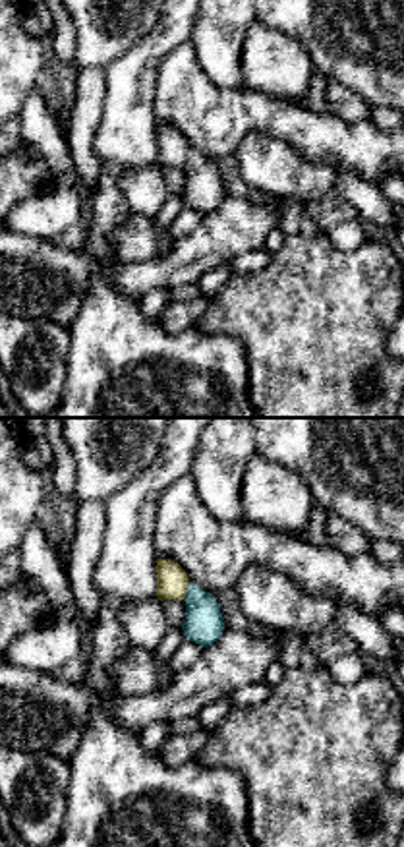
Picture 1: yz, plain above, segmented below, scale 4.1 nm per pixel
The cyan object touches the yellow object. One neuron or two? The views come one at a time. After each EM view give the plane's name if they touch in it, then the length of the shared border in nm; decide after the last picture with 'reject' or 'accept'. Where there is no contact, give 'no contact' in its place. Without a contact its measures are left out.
yz | 80 nm

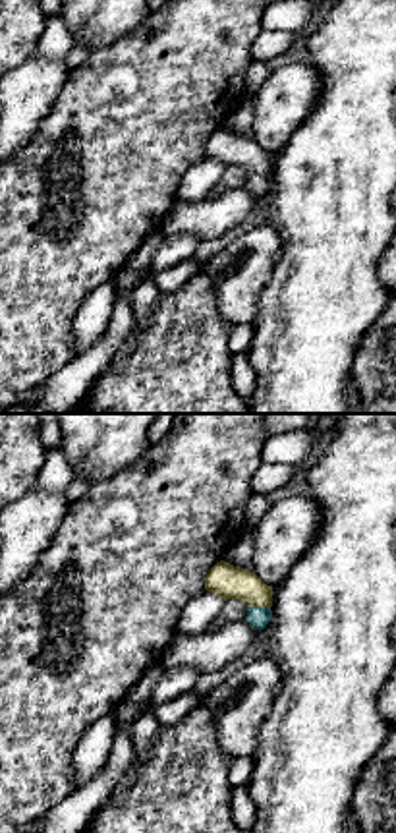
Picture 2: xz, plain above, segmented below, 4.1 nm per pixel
xz | 90 nm

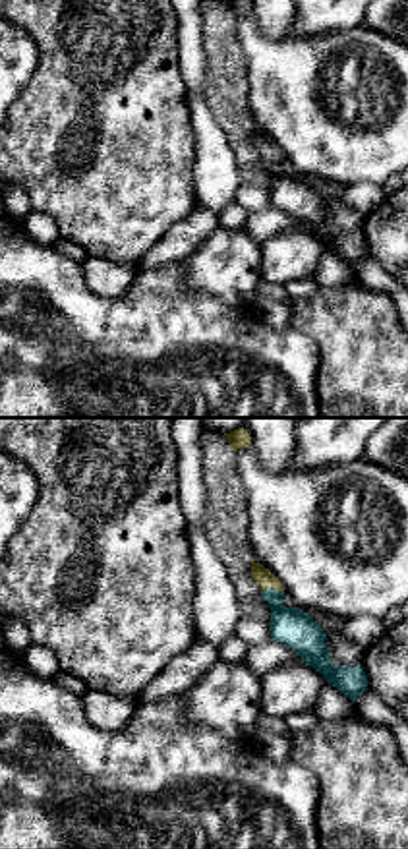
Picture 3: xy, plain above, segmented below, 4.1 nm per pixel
xy | 100 nm

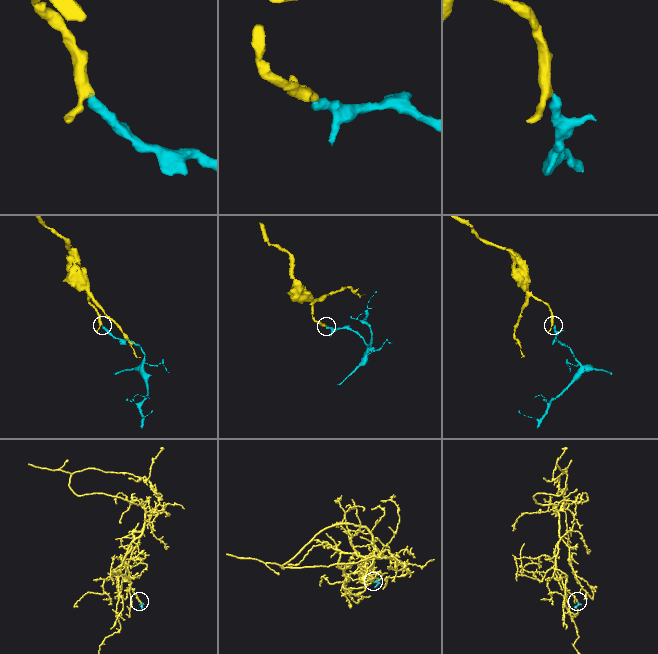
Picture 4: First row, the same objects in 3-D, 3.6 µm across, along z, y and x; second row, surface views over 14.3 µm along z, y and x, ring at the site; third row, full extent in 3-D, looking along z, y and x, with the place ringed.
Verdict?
accept

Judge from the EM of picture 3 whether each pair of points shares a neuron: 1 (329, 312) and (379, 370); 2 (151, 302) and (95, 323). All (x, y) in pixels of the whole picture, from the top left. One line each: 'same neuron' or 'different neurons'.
1: same neuron
2: same neuron

